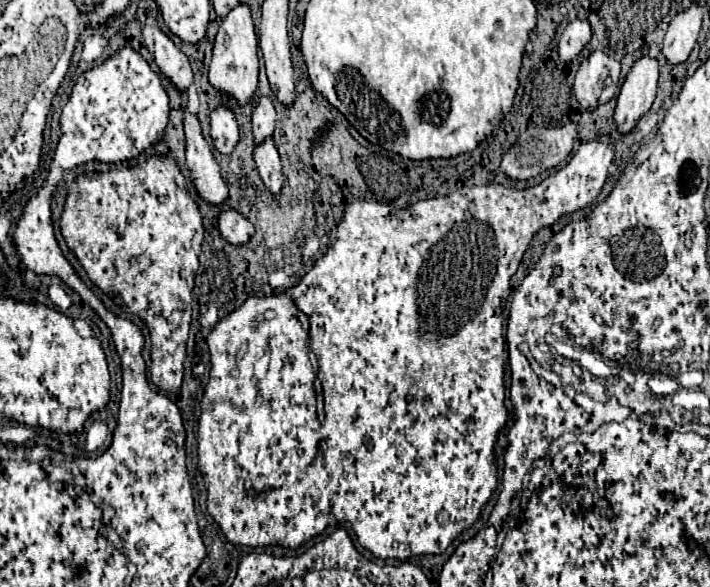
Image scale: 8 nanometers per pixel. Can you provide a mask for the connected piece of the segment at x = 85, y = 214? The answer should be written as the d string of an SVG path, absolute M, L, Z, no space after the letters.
M151 155L147 157L143 163L137 163L133 167L121 167L121 169L111 169L105 173L91 173L91 175L81 175L77 177L69 189L67 189L67 197L63 203L63 213L61 213L61 235L67 241L67 247L71 249L71 253L79 259L79 263L83 265L85 273L89 275L89 279L107 295L119 295L119 303L125 311L137 315L149 329L149 337L151 337L151 381L163 389L163 391L173 391L177 393L181 389L181 381L183 381L183 361L185 361L185 343L189 337L189 325L191 325L191 291L193 291L193 279L195 279L195 271L197 271L197 253L201 249L203 243L203 223L201 223L201 215L199 215L199 207L195 203L195 199L189 195L189 187L191 183L179 183L177 179L181 177L181 169L177 167L175 159L169 155Z

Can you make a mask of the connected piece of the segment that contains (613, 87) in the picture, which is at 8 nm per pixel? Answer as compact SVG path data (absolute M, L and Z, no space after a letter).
M593 51L583 61L575 75L573 93L585 109L595 109L597 105L609 101L617 91L621 65L607 51Z

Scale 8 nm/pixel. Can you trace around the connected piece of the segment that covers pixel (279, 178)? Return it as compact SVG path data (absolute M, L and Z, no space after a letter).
M265 139L263 143L255 145L253 161L257 165L257 171L259 171L265 187L273 195L279 195L281 187L283 187L283 173L281 173L281 159L279 159L273 139Z

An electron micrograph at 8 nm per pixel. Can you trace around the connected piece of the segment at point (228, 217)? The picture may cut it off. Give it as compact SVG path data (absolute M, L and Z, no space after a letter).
M221 209L219 211L219 231L225 241L233 245L241 245L249 241L249 237L255 233L255 227L237 209Z

